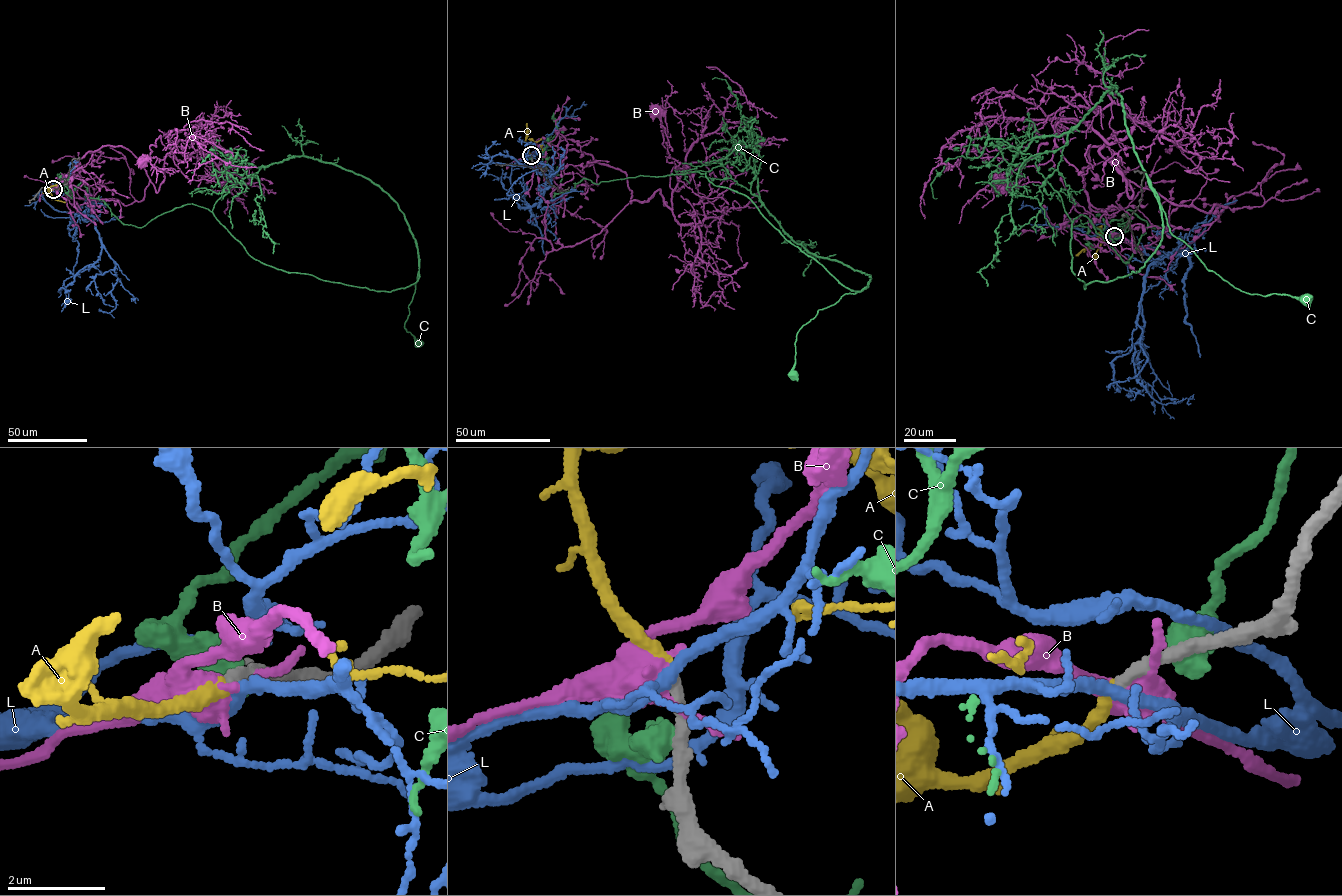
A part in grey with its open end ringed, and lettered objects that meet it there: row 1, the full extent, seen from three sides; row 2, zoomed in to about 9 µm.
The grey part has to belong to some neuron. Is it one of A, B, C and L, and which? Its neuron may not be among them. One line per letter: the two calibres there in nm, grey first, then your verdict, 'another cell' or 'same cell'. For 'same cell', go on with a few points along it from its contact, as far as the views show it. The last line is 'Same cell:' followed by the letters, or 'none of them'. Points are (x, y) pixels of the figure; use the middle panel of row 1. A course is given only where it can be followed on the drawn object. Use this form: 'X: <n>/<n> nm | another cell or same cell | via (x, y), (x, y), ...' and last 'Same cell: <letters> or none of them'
A: 280/320 nm | same cell | via (531, 155), (527, 143), (541, 138)
B: 340/320 nm | another cell
C: 280/650 nm | another cell
L: 280/260 nm | another cell
Same cell: A

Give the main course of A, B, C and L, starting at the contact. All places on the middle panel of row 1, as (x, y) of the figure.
A: (531, 155), (527, 143), (541, 138)
B: (531, 156), (544, 141), (588, 153), (625, 173), (630, 202), (660, 190), (672, 208), (691, 173), (654, 110)
C: (532, 158), (543, 164), (544, 148), (555, 193), (690, 171), (745, 195), (855, 292), (800, 328), (793, 374)
L: (531, 155), (513, 165), (510, 181), (528, 206), (538, 205), (554, 173), (537, 162), (507, 193), (519, 196)

